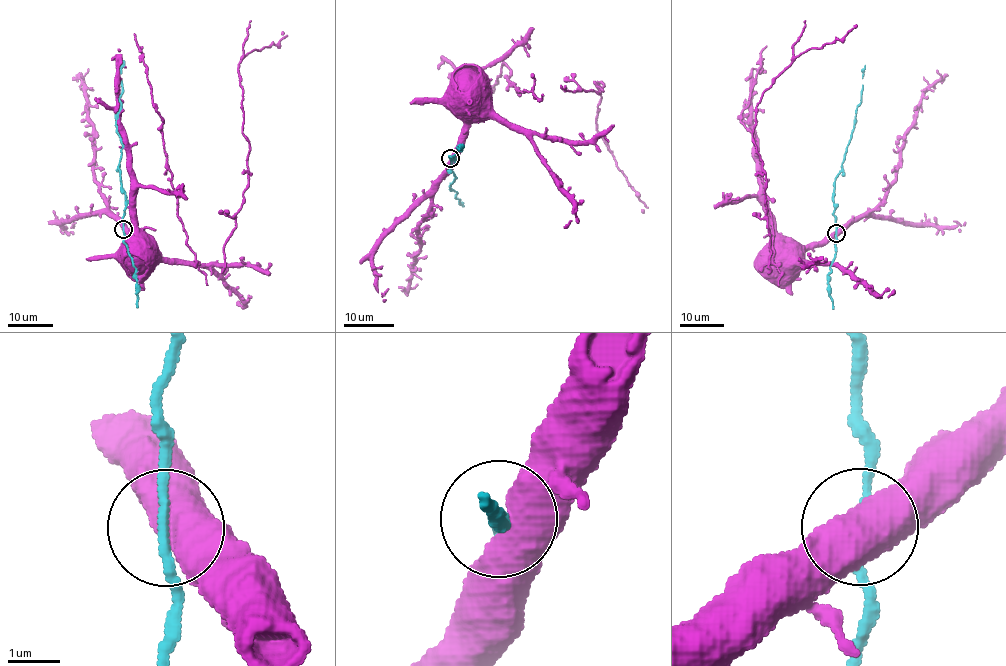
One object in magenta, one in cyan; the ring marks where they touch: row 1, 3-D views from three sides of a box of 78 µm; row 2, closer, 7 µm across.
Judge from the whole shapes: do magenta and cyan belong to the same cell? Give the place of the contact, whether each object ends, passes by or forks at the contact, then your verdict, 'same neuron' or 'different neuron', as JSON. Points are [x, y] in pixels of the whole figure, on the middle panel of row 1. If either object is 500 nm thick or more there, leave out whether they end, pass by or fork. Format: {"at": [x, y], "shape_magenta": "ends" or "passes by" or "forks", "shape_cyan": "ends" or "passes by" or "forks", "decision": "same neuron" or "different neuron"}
{"at": [450, 158], "decision": "same neuron"}

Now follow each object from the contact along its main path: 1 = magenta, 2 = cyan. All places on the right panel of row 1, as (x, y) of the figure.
1: (835, 233), (807, 248), (781, 249), (765, 265)
2: (835, 233), (834, 181), (841, 170), (854, 128), (865, 65)

